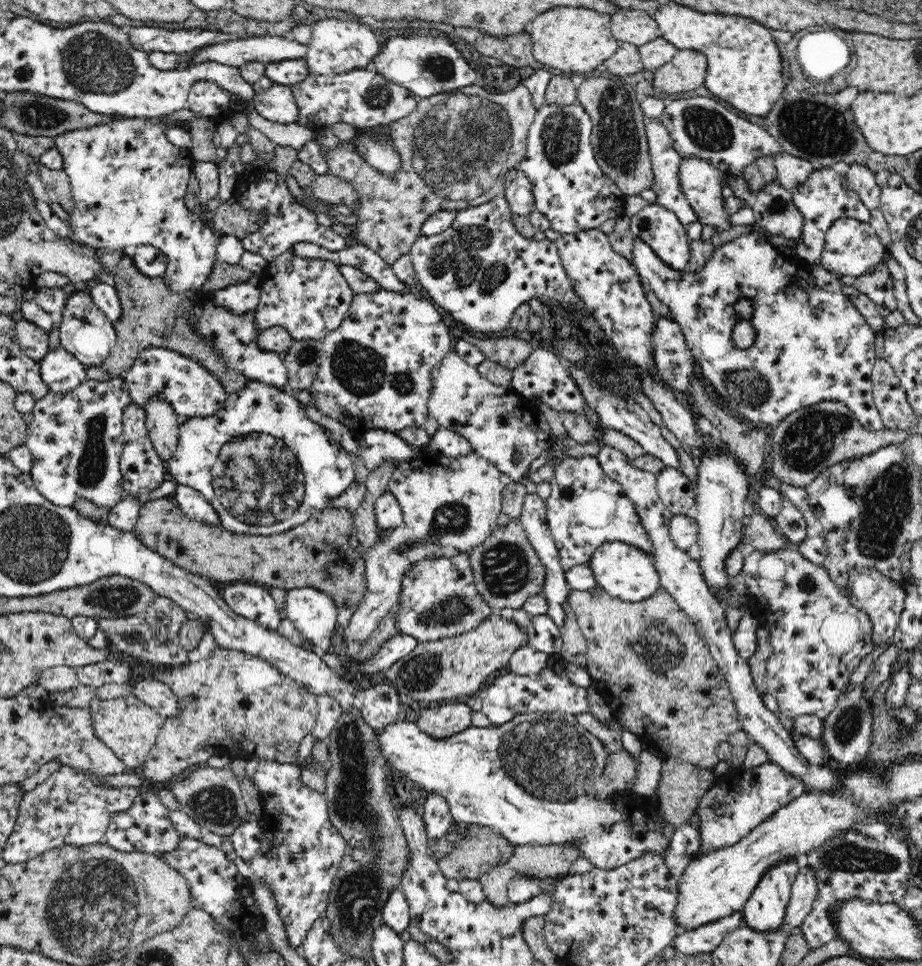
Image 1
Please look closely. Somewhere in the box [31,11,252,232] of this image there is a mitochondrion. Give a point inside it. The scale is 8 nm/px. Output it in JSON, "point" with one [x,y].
{"point":[95,64]}

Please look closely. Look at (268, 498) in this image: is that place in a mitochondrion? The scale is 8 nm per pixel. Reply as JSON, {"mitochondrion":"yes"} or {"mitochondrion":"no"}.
{"mitochondrion":"yes"}

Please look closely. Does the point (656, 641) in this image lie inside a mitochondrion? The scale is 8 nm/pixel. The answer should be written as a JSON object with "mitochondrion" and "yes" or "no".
{"mitochondrion":"yes"}

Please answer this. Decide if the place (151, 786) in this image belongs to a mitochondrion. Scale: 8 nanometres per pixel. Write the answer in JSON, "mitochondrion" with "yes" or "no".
{"mitochondrion":"no"}

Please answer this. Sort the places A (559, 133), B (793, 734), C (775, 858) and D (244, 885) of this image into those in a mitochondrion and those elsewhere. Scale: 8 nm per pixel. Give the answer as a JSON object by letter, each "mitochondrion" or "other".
{"A":"mitochondrion","B":"other","C":"other","D":"other"}

